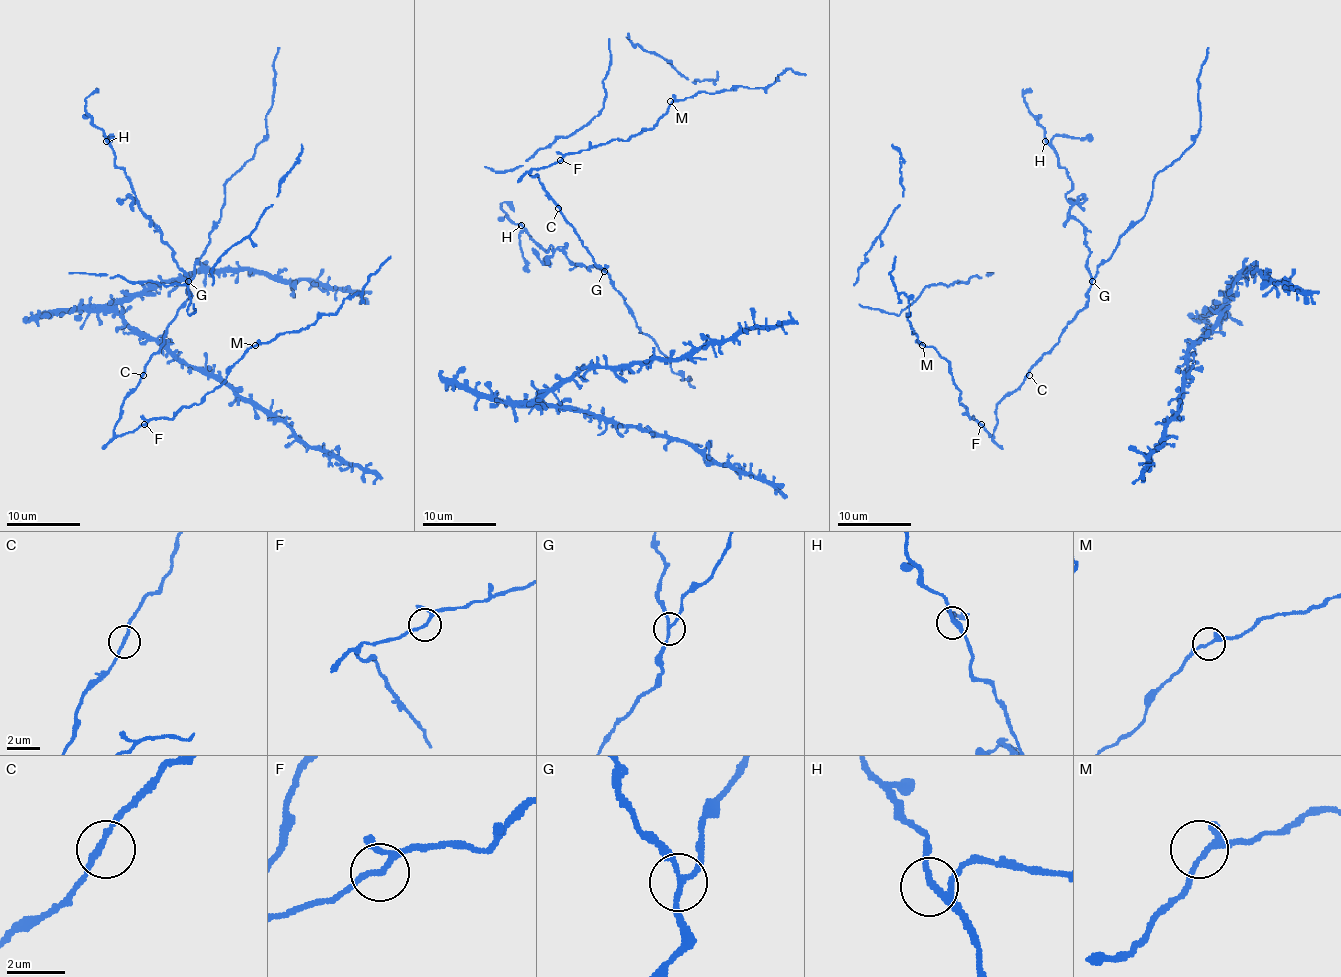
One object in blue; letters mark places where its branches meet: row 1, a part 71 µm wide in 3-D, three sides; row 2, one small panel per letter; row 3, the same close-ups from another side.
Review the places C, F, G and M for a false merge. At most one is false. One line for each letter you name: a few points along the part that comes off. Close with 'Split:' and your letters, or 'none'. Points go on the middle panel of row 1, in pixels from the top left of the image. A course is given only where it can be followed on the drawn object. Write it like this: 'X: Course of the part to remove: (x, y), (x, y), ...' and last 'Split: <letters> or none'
G: Course of the part to remove: (604, 271), (575, 265), (551, 245), (545, 250), (501, 208), (505, 203), (514, 212)
Split: G

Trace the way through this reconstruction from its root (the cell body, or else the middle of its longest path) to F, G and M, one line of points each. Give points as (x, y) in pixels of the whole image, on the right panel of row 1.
F: (1027, 373), (1025, 380), (997, 404), (997, 424), (994, 434), (990, 435), (981, 424)
G: (1027, 373), (1058, 342), (1062, 329), (1086, 305), (1091, 281)
M: (1027, 373), (997, 404), (997, 424), (990, 435), (959, 402), (961, 391), (950, 364), (933, 347), (922, 345)

